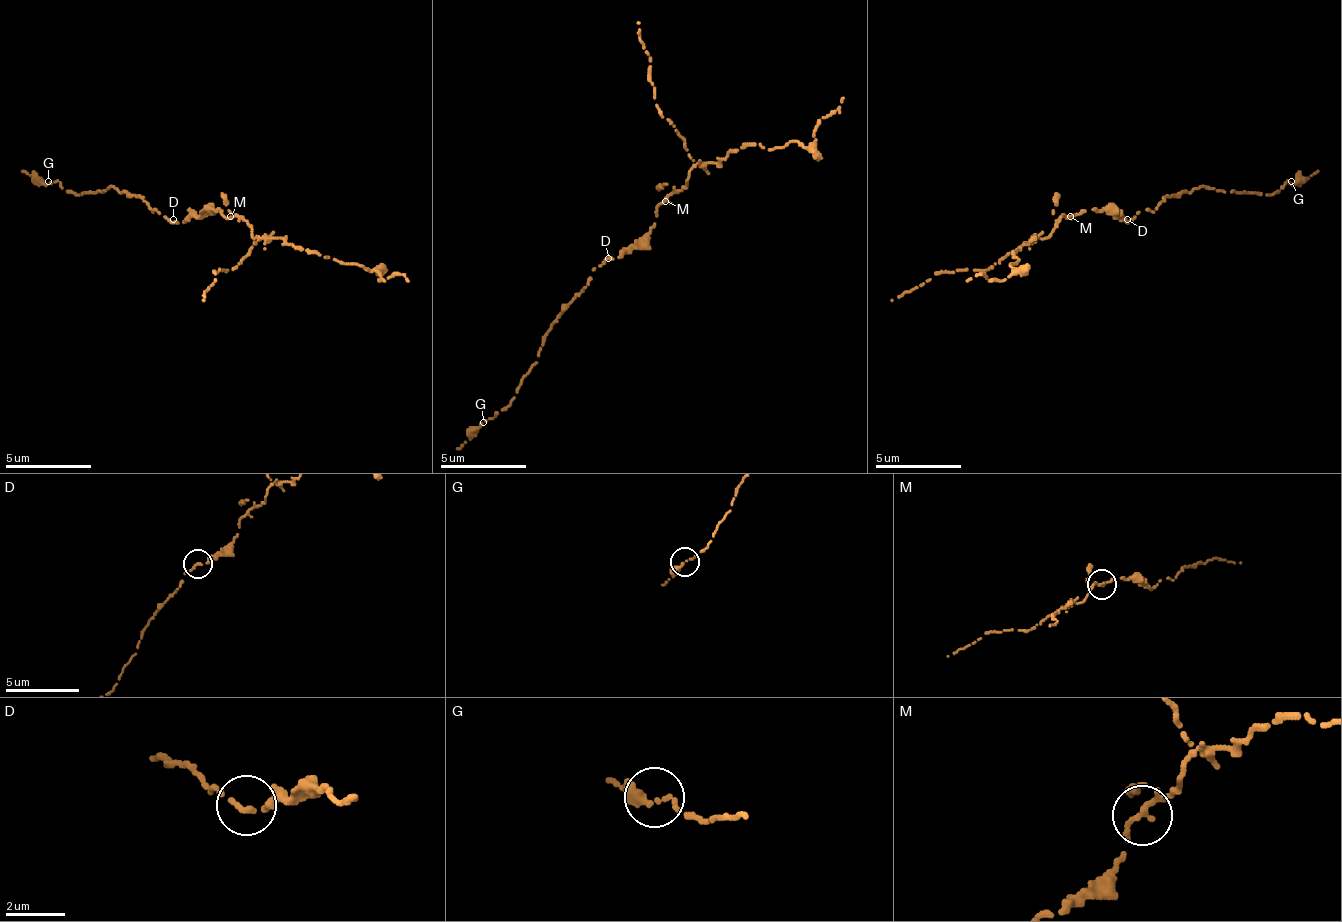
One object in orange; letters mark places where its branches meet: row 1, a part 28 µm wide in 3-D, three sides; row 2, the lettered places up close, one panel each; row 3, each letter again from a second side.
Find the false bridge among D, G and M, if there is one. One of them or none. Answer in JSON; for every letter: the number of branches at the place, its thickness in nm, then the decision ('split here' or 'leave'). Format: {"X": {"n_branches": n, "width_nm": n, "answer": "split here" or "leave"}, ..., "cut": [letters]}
{"D": {"n_branches": 2, "width_nm": 200, "answer": "leave"}, "G": {"n_branches": 2, "width_nm": 200, "answer": "leave"}, "M": {"n_branches": 2, "width_nm": 200, "answer": "leave"}, "cut": []}

